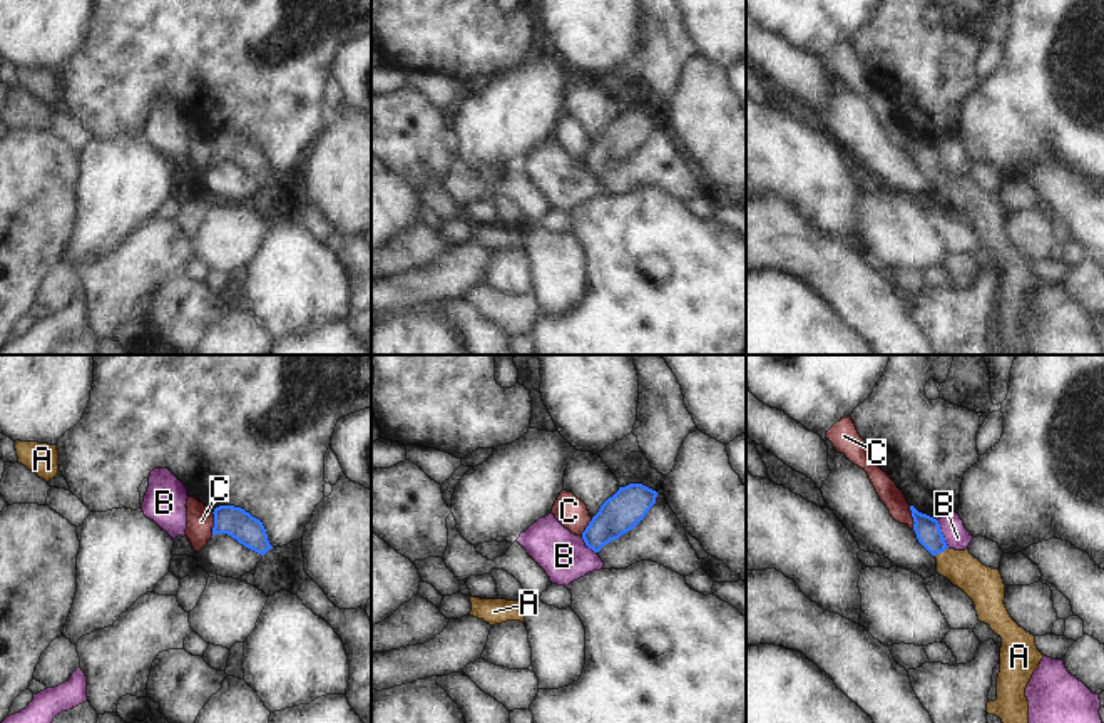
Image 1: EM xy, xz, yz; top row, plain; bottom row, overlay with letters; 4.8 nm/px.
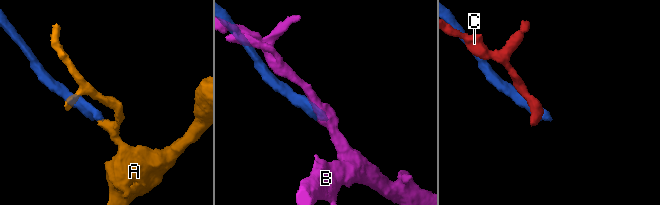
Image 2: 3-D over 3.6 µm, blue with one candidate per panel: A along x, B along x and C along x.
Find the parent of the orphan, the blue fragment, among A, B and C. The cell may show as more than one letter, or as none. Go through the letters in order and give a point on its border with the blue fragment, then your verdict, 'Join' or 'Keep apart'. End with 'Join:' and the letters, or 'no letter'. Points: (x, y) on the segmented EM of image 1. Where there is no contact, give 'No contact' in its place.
A: Touches blue at yz (940, 551). Join
B: Touches blue at yz (942, 534). Keep apart
C: Touches blue at yz (912, 516). Keep apart
Join: A

